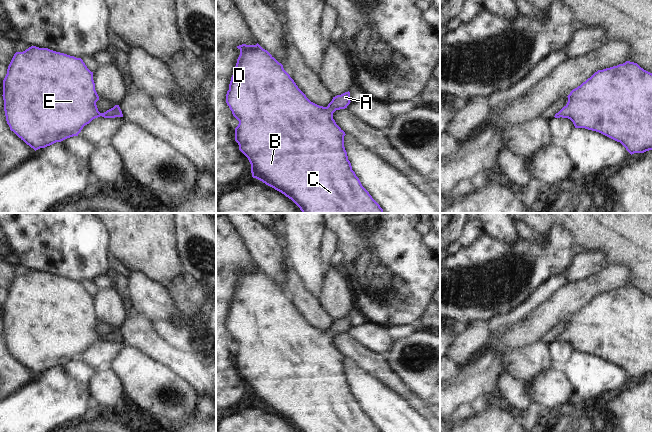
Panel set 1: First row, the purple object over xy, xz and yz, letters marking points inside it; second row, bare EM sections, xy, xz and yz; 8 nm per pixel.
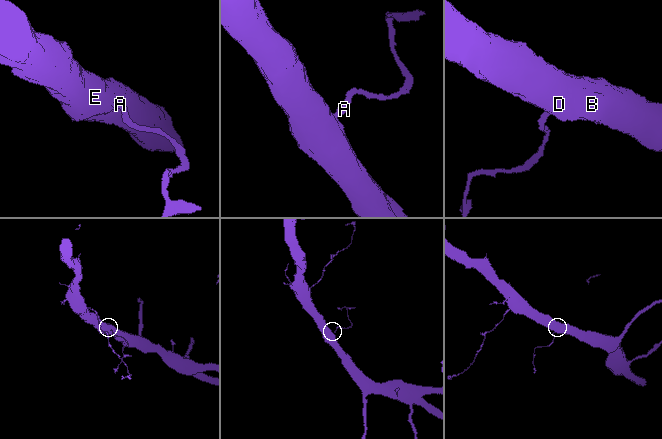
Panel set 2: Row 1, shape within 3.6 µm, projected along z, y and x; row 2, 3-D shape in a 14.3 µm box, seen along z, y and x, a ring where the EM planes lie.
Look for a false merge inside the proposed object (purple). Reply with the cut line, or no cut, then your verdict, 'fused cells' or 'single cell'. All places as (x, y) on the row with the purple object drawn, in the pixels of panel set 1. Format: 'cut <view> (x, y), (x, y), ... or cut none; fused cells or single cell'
cut none; single cell

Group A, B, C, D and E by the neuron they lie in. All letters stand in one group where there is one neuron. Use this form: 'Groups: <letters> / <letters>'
Groups: A B C D E.

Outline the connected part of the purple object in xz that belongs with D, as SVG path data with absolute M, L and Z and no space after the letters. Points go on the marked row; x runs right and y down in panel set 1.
M258 43L237 46L240 55L231 77L226 103L239 121L235 141L251 164L252 177L291 199L302 213L384 213L362 186L352 170L344 147L345 132L336 124L333 113L350 104L350 92L333 97L327 107L311 102L294 80L267 50Z

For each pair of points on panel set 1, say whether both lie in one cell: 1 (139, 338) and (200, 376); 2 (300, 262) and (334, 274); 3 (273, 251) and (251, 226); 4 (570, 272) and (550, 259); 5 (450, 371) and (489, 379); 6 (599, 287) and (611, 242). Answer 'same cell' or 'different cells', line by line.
1: same cell
2: different cells
3: same cell
4: different cells
5: different cells
6: different cells

